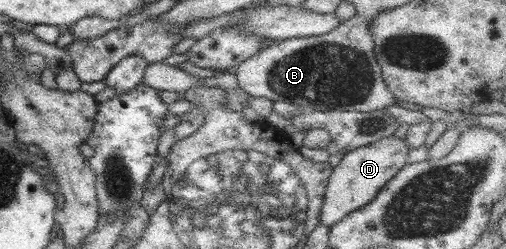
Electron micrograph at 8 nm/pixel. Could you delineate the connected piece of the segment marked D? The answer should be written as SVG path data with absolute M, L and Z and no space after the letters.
M392 135L372 141L371 144L346 153L329 176L319 222L330 228L333 224L336 224L336 221L344 219L349 212L372 202L380 189L393 176L396 176L401 168L407 165L411 149L408 148L406 143L406 139Z

